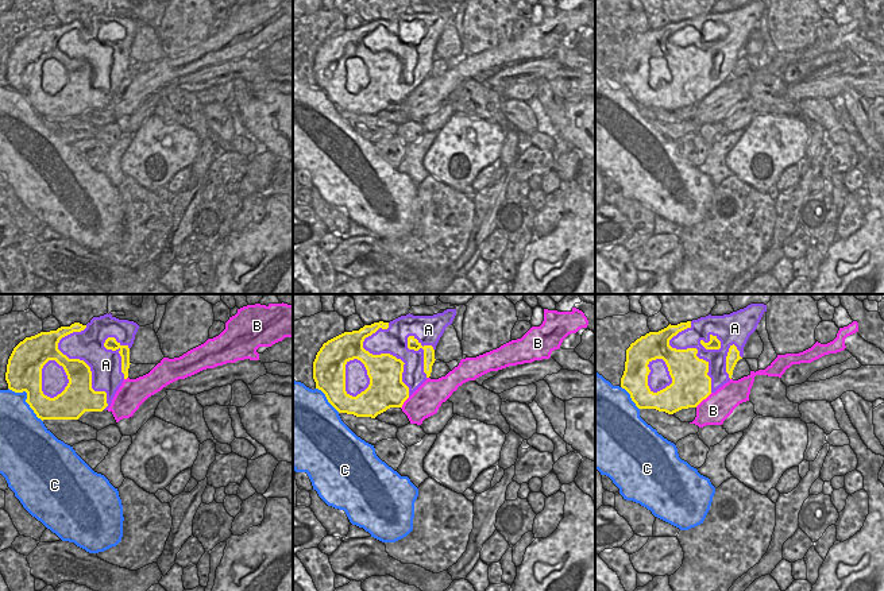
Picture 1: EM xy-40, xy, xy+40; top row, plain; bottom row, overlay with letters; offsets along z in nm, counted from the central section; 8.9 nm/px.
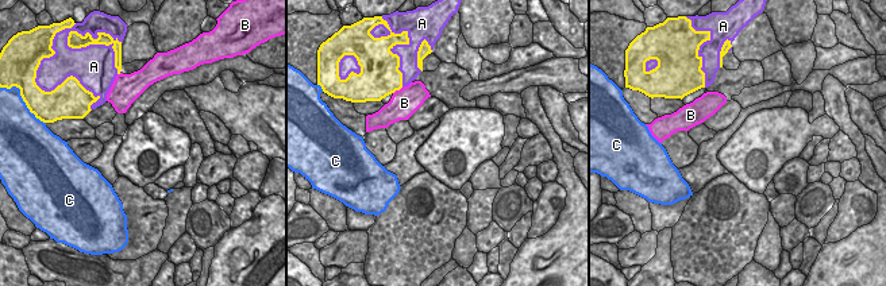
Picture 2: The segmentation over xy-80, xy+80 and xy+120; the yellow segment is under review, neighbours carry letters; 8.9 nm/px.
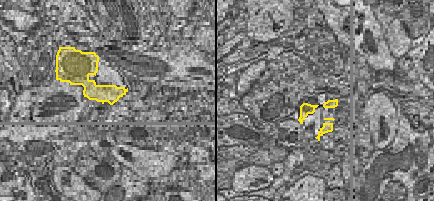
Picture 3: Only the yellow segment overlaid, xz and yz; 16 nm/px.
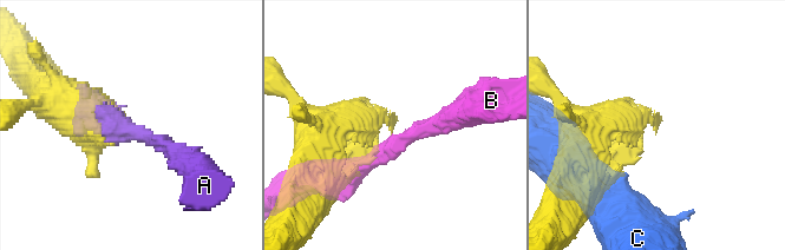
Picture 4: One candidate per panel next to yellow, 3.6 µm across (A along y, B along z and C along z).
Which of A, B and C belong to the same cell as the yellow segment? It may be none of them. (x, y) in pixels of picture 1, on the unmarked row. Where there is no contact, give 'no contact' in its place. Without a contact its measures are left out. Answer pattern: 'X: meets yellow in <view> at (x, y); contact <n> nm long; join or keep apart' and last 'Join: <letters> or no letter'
A: meets yellow in xy-40 at (81, 58); contact 750 nm long; join
B: meets yellow in xy+40 at (703, 96); contact 200 nm long; keep apart
C: meets yellow in xy-40 at (27, 96); contact 440 nm long; keep apart
Join: A

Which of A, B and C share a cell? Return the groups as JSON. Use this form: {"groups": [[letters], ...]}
{"groups": [["A"], ["B"], ["C"]]}

